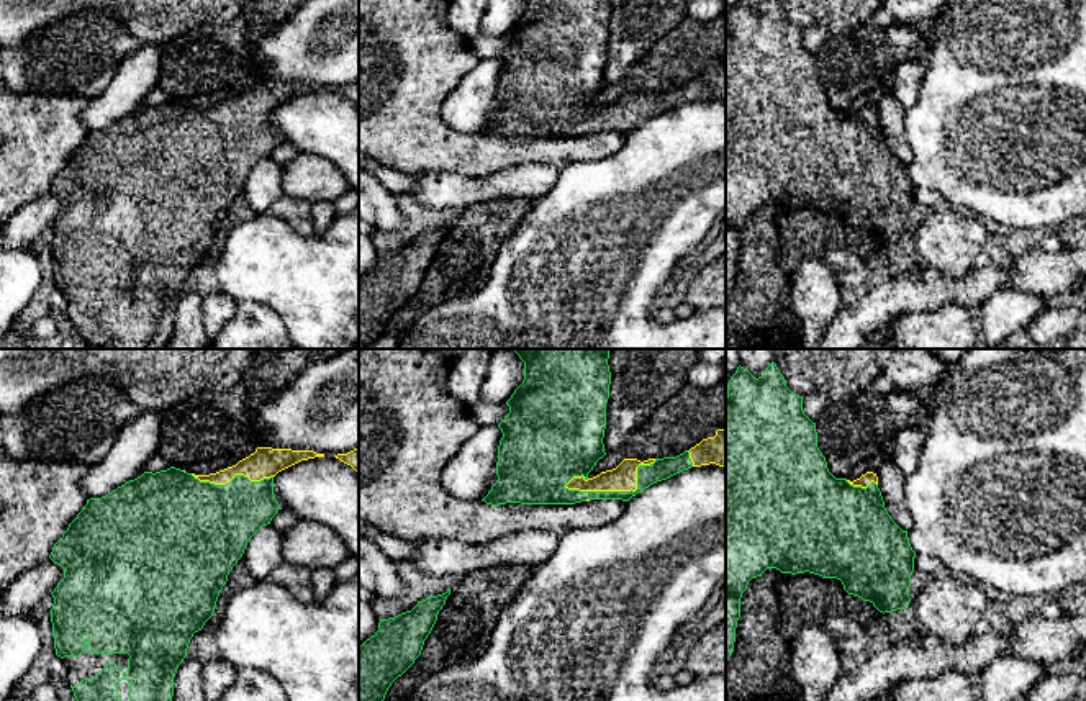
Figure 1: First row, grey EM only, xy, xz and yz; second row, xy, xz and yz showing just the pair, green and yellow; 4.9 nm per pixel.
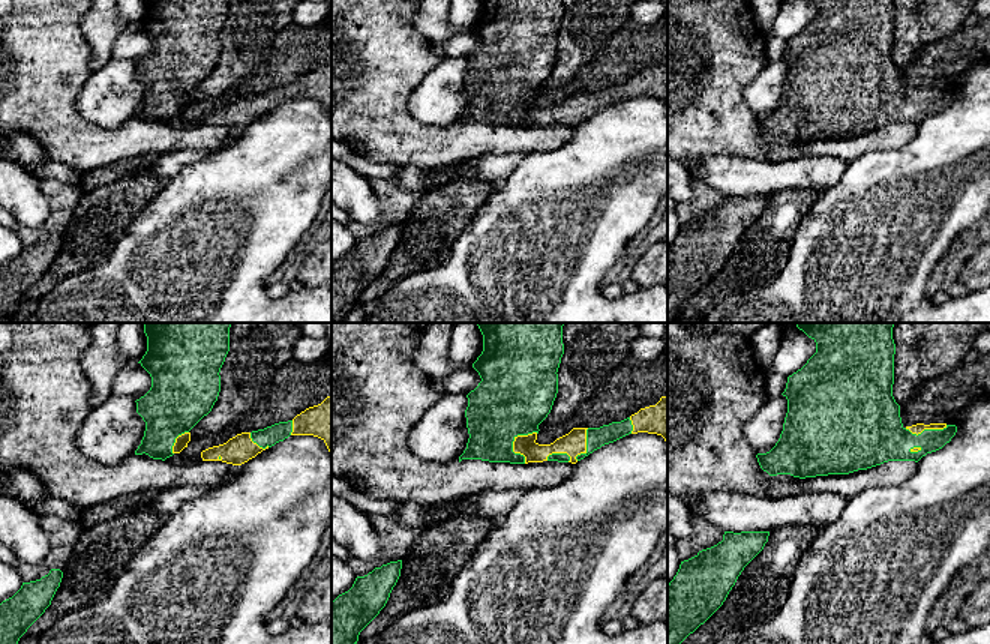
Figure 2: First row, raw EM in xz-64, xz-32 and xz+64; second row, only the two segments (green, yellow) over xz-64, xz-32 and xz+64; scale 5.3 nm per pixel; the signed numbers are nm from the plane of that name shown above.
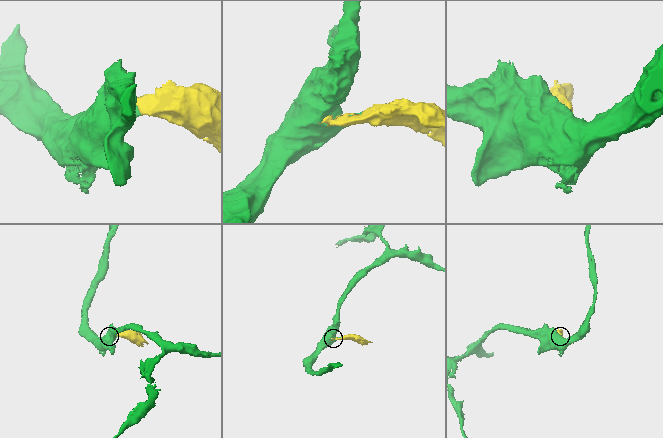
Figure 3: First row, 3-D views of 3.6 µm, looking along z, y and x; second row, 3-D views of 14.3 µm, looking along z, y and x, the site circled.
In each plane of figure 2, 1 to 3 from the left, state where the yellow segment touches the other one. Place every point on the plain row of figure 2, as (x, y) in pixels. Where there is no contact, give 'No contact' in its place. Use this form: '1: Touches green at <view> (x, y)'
1: Touches green at xz-64 (174, 104)
2: Touches green at xz-32 (513, 104)
3: Touches green at xz+64 (926, 93)

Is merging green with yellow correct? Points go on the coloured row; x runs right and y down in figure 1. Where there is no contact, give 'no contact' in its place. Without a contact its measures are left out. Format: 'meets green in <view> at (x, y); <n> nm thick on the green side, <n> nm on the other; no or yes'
meets green in xz at (619, 492); 150 nm thick on the green side, 130 nm on the other; yes

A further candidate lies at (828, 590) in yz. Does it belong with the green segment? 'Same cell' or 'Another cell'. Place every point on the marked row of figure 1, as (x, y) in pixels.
Another cell

